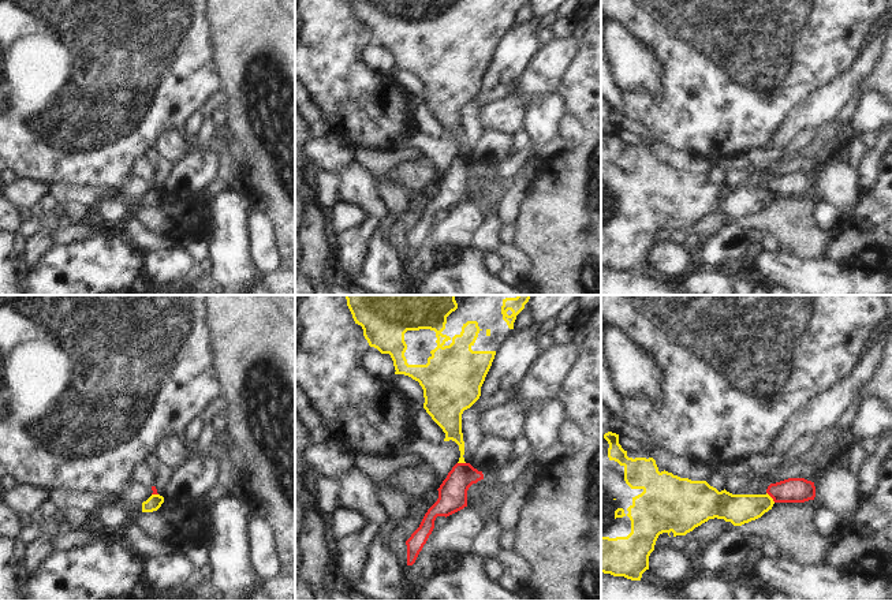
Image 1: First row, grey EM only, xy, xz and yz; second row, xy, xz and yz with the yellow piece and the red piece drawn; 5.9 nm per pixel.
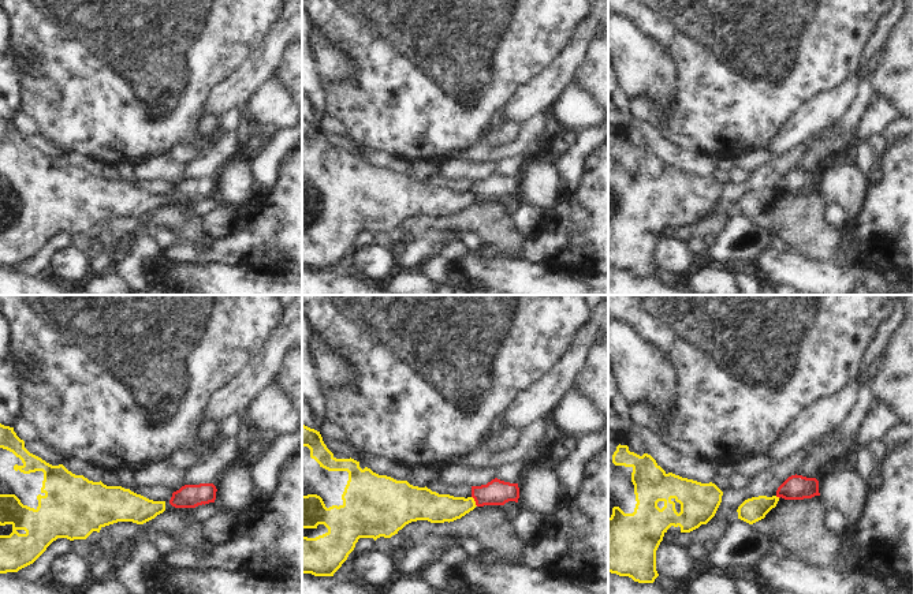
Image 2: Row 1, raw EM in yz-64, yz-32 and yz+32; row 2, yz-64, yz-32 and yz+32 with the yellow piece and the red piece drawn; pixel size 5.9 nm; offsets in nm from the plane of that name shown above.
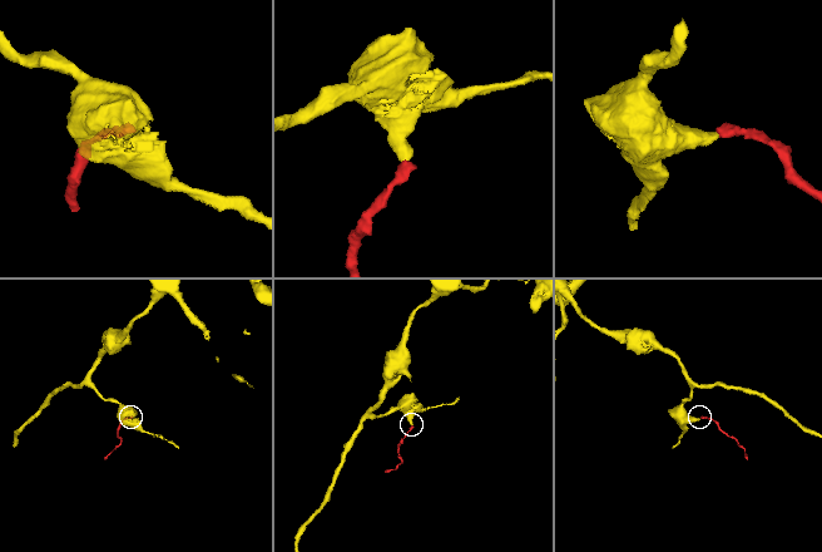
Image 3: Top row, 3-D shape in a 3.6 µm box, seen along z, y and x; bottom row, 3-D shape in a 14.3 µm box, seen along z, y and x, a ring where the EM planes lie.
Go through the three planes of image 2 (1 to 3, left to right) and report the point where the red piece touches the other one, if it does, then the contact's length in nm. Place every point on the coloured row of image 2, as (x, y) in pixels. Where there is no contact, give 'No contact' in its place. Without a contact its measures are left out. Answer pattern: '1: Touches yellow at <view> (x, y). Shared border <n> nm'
1: No contact
2: Touches yellow at yz-32 (474, 501). Shared border 70 nm
3: Touches yellow at yz+32 (778, 497). Shared border 30 nm.

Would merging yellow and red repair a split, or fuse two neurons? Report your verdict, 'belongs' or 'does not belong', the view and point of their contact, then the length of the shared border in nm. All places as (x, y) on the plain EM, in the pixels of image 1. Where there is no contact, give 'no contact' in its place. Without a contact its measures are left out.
does not belong; meets yellow in yz at (771, 191); contact 80 nm long

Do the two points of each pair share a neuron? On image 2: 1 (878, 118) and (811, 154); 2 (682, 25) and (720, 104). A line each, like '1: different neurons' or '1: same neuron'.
1: different neurons
2: same neuron

